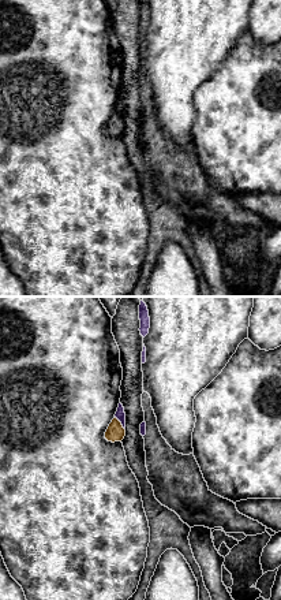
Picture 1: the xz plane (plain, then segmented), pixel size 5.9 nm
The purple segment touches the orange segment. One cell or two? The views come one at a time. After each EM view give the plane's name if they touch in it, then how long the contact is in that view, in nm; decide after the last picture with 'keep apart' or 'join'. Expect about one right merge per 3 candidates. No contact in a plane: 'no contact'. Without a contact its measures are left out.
meets purple in xz; contact 110 nm long

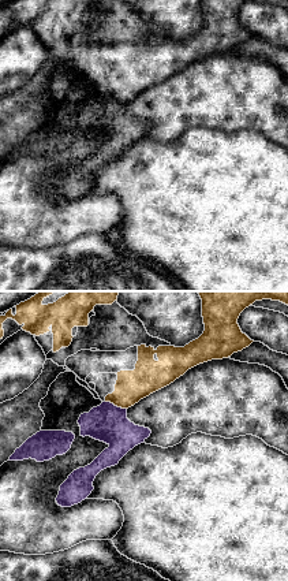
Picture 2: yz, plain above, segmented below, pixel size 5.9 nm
meets purple in yz; contact 140 nm long

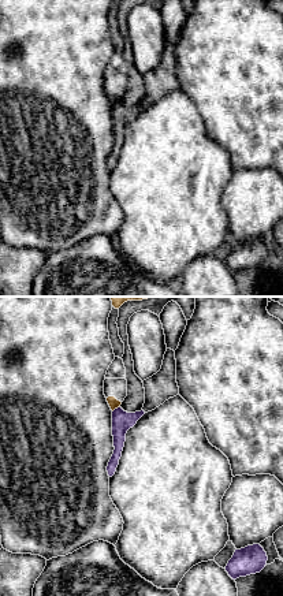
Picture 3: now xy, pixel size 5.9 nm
meets purple in xy; contact 60 nm long

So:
keep apart

